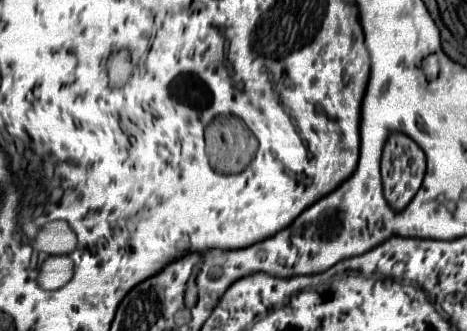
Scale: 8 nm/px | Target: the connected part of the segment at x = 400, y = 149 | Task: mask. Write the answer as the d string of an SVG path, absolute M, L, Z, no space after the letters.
M392 133L382 153L382 184L386 201L402 211L422 185L426 157L422 149L402 133Z

